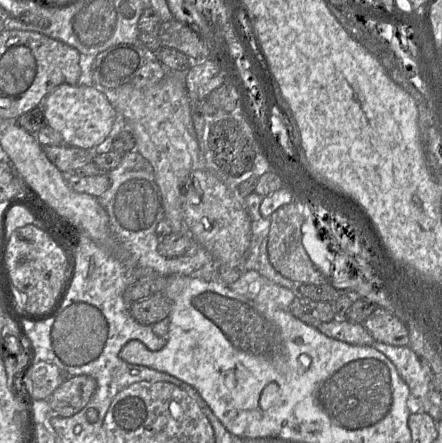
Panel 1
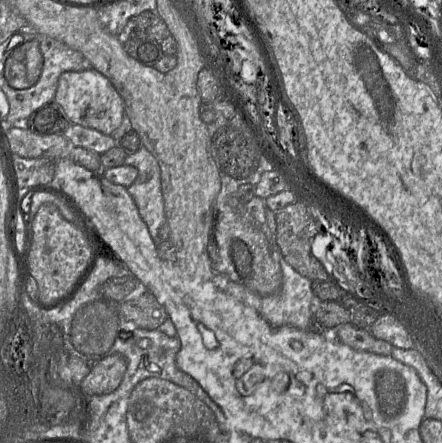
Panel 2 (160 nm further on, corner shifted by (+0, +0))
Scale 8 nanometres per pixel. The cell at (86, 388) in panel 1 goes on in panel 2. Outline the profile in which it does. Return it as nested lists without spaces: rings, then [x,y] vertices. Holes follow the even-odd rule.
[[[112,355],[95,364],[79,387],[88,396],[106,395],[120,385],[127,369],[122,355]]]

